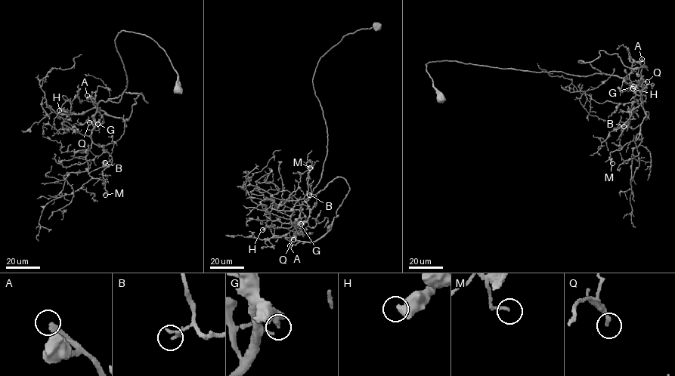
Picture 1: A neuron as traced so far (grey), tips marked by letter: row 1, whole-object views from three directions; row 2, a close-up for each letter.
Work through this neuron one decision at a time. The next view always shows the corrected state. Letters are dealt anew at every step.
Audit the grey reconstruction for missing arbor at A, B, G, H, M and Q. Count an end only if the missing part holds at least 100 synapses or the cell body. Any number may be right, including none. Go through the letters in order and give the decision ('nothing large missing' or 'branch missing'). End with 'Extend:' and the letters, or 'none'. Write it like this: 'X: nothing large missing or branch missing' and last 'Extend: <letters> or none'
A: branch missing
B: nothing large missing
G: nothing large missing
H: nothing large missing
M: nothing large missing
Q: nothing large missing
Extend: A

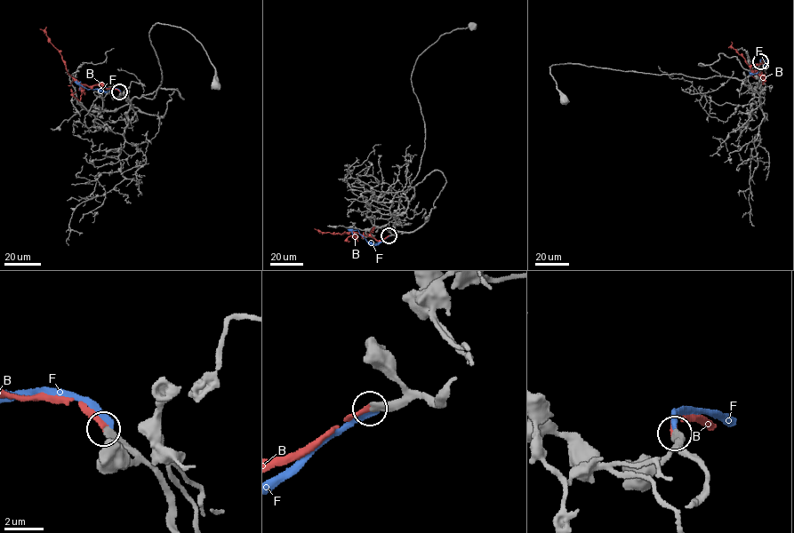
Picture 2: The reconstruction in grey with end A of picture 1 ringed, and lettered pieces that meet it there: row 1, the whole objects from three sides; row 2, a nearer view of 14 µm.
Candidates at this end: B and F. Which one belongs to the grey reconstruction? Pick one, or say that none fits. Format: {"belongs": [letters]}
{"belongs": ["B"]}

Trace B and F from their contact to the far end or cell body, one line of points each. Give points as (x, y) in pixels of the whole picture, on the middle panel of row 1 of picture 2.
B: (388, 235), (376, 240), (351, 231), (333, 234), (314, 229)
F: (388, 235), (376, 245), (371, 244), (357, 230), (351, 230), (352, 236)

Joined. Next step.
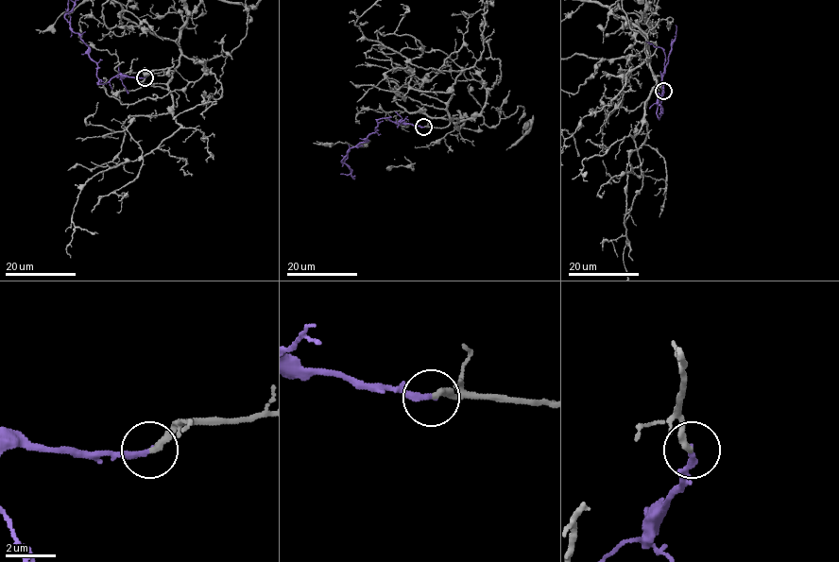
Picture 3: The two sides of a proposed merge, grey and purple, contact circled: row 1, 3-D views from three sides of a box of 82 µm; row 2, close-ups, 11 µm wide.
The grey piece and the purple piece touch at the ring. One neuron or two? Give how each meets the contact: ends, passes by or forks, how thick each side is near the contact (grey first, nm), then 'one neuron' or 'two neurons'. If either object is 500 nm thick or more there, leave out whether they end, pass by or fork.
grey ends | purple ends | 260/260 nm | one neuron

